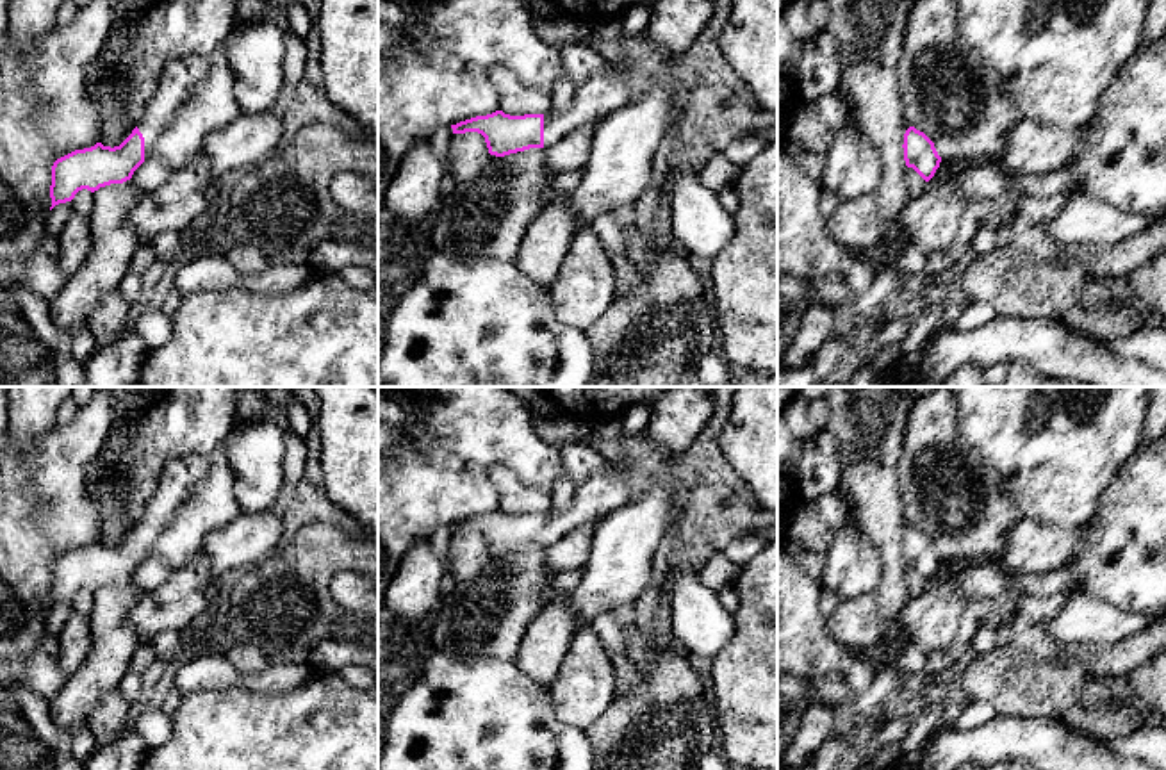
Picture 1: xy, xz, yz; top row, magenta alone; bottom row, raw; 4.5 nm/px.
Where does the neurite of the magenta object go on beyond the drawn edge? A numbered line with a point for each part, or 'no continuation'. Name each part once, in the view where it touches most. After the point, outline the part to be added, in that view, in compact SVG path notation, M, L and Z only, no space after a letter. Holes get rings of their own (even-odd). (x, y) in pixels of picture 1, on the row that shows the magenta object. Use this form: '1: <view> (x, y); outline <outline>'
1: xz (605, 93); outline M613 64L576 86L572 107L554 114L544 114L544 150L558 144L583 125L597 125L604 116L633 103L628 89L628 75Z

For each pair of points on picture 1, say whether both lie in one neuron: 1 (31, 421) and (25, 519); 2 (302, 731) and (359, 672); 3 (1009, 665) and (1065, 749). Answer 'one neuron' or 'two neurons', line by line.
1: two neurons
2: two neurons
3: two neurons

